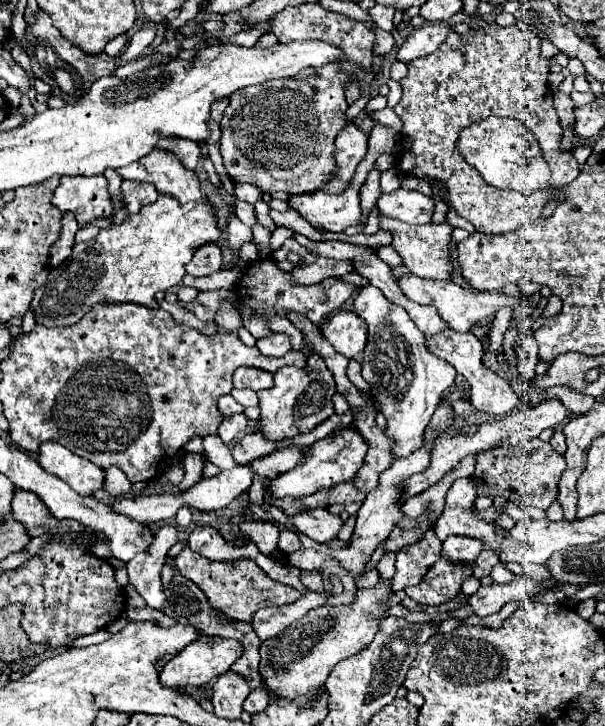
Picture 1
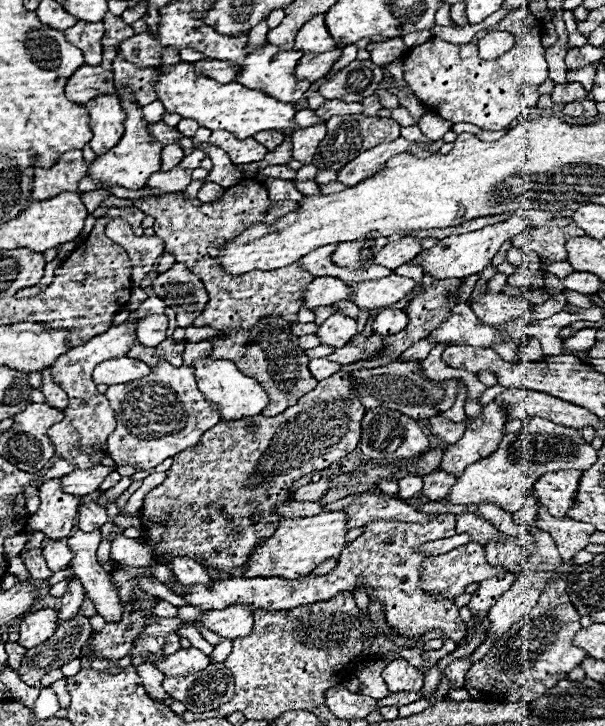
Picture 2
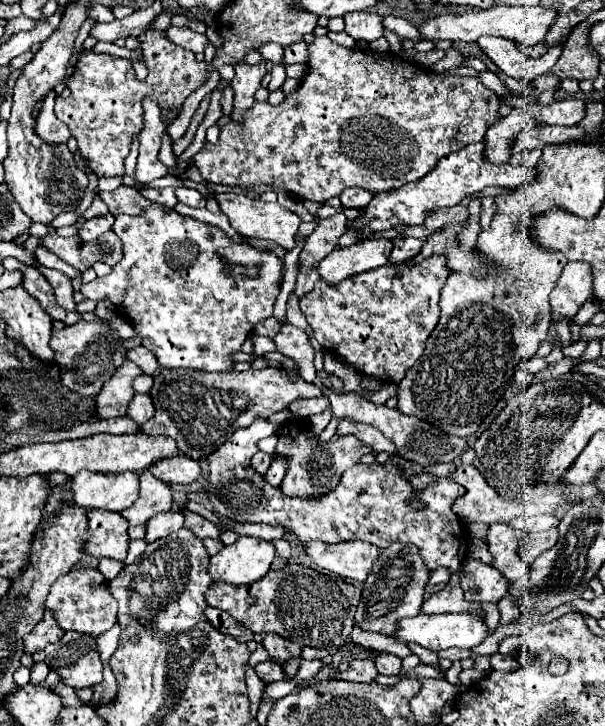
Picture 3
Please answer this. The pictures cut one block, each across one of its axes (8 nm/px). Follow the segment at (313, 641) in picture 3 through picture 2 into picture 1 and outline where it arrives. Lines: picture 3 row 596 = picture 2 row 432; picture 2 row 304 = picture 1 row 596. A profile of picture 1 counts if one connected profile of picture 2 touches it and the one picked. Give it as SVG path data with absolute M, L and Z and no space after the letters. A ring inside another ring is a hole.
M440 558L422 578L418 586L412 586L406 592L412 600L424 606L438 606L452 600L458 592L462 582L472 576L472 564L452 564Z

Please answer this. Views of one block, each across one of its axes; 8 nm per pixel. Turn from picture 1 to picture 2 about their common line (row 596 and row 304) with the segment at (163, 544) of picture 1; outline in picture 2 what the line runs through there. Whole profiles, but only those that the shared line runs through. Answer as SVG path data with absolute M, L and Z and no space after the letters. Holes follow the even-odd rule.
M150 296L142 306L140 306L140 310L136 310L136 314L138 314L138 318L142 318L144 314L156 314L156 312L164 312L166 310L166 304L160 300L160 298L156 298L156 296Z

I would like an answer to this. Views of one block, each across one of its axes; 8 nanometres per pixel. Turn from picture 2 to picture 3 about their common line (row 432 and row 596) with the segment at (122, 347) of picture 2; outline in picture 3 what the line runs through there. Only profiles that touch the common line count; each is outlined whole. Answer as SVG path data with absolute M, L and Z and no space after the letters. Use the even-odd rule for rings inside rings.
M72 568L58 578L46 598L46 610L56 616L56 622L64 632L72 630L92 638L98 638L116 624L116 600L108 592L106 578L96 568Z

